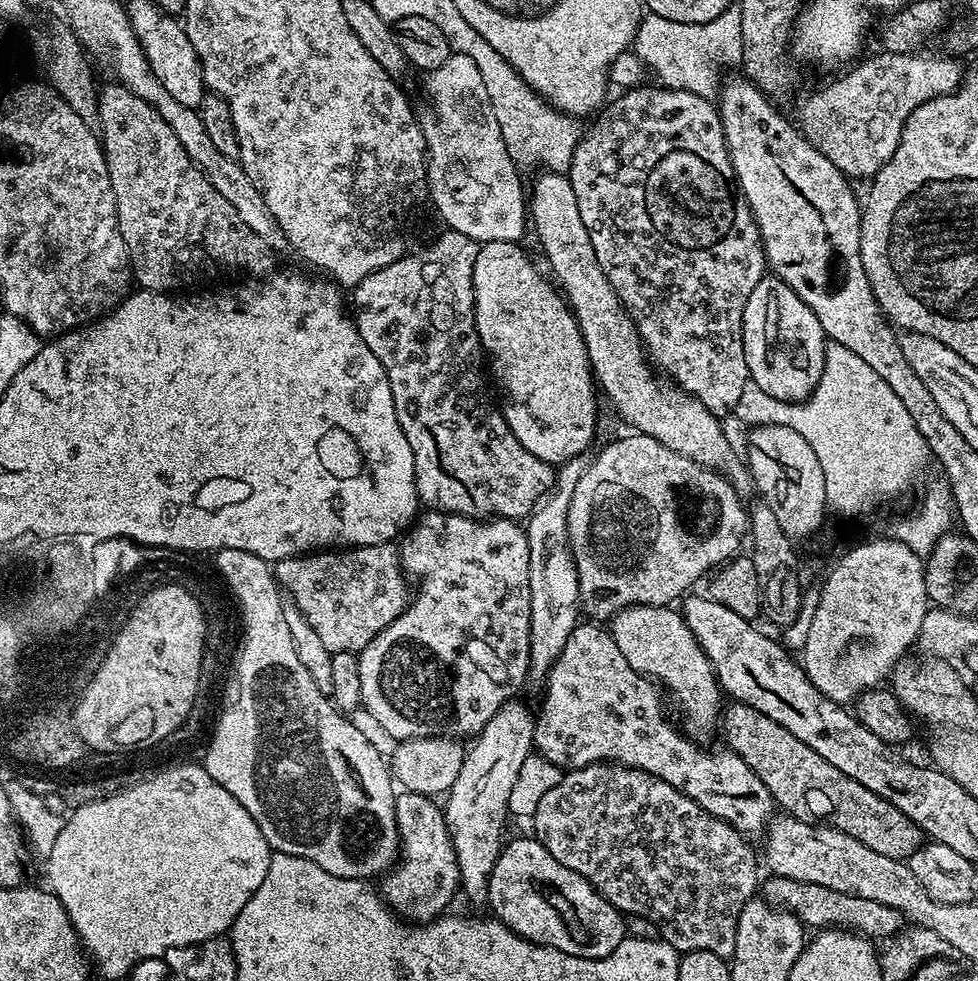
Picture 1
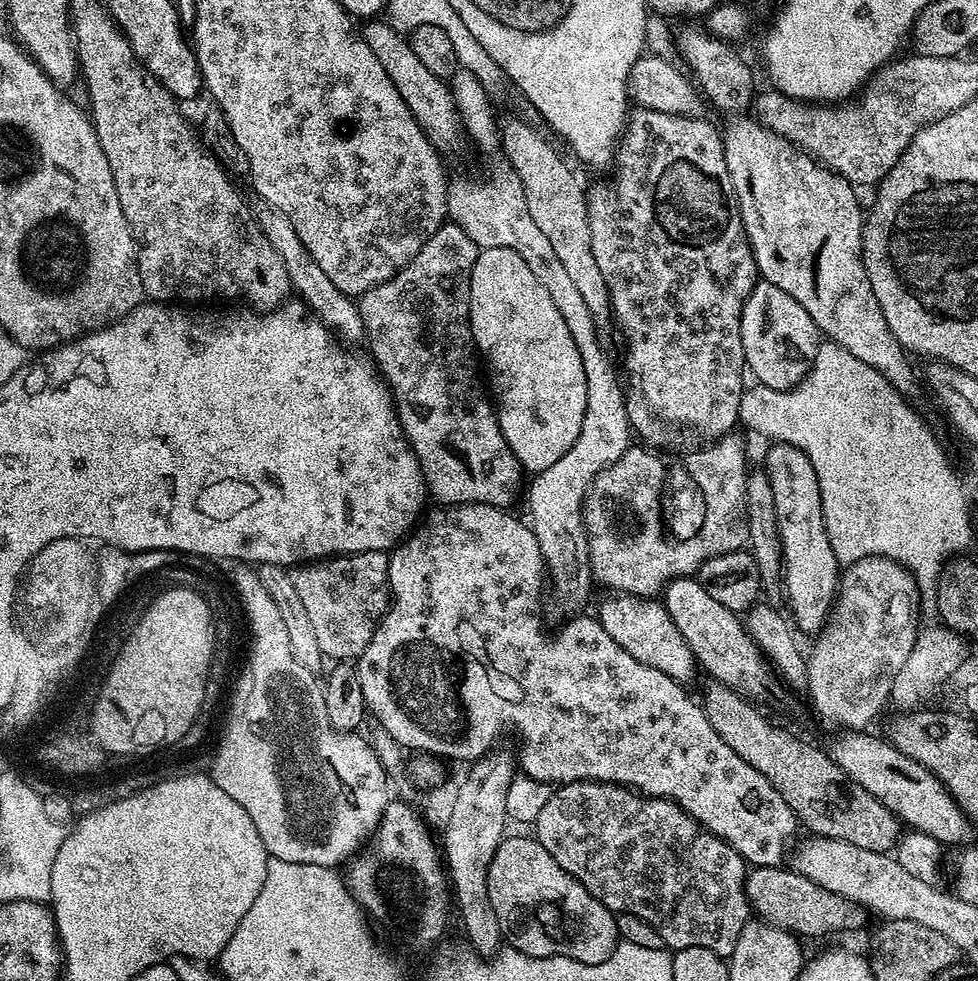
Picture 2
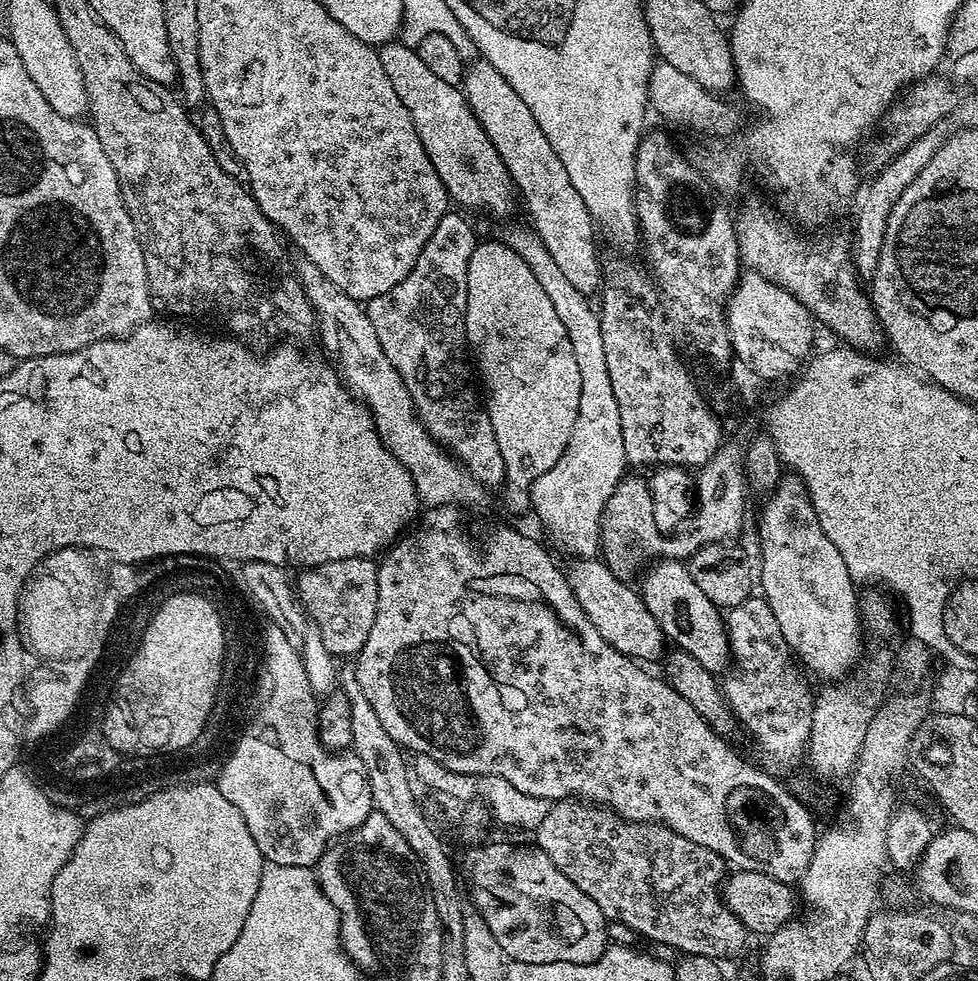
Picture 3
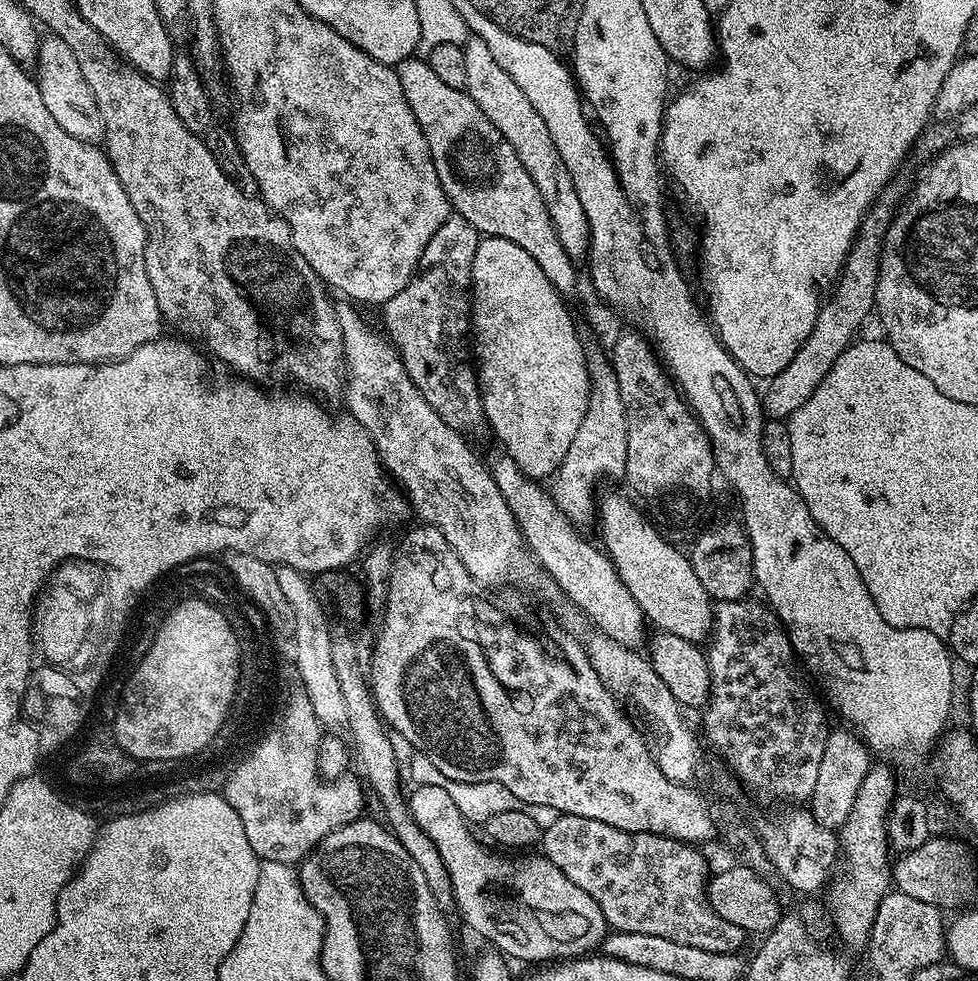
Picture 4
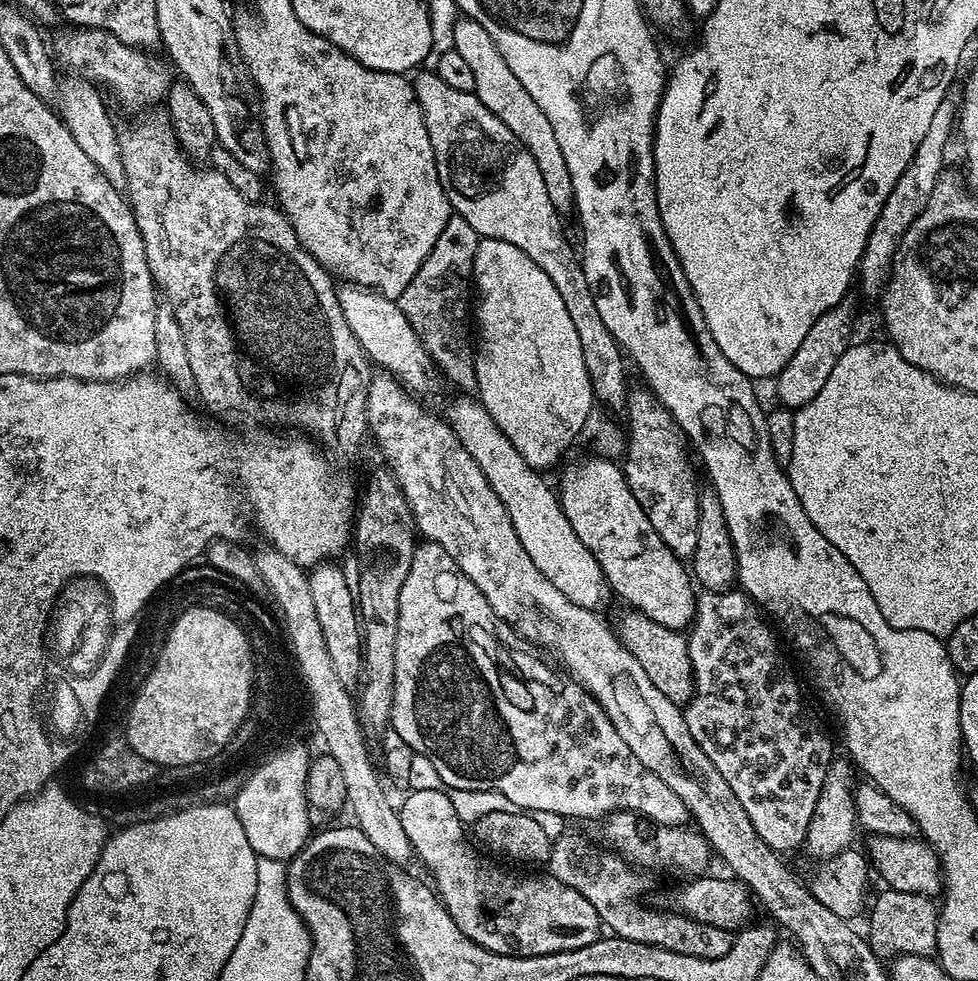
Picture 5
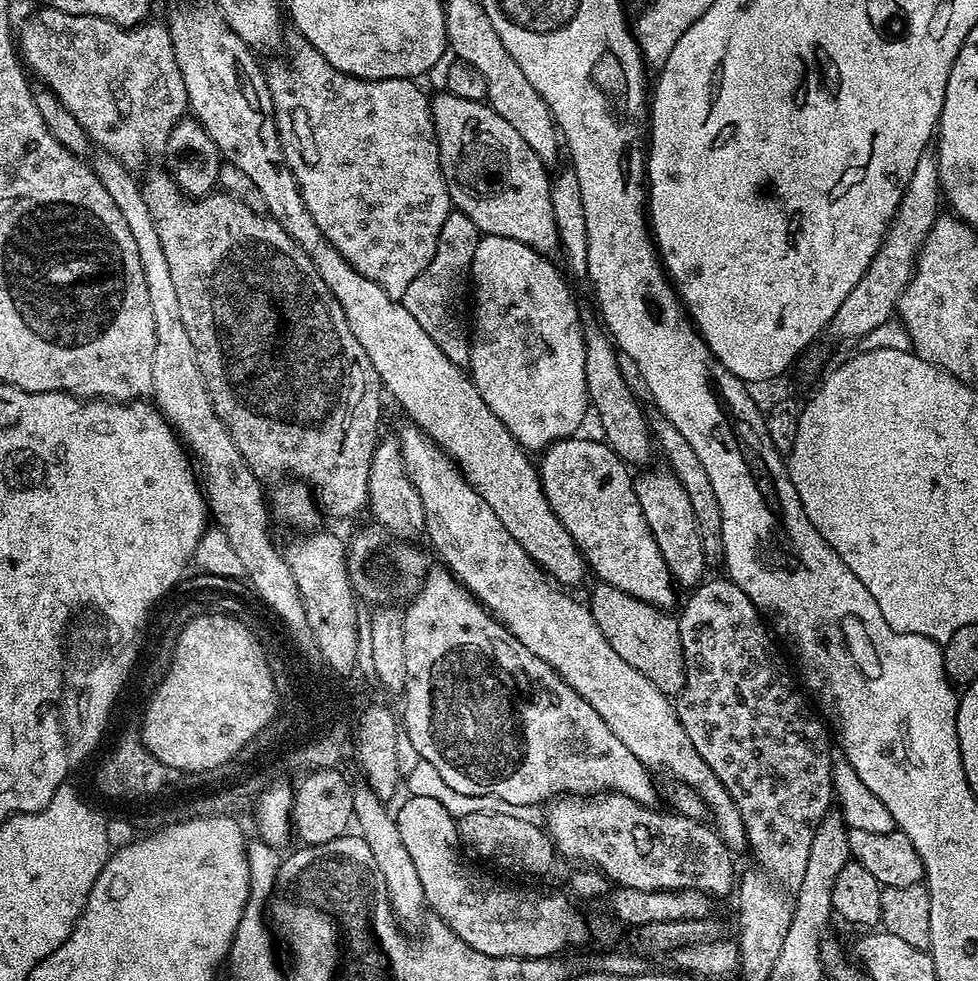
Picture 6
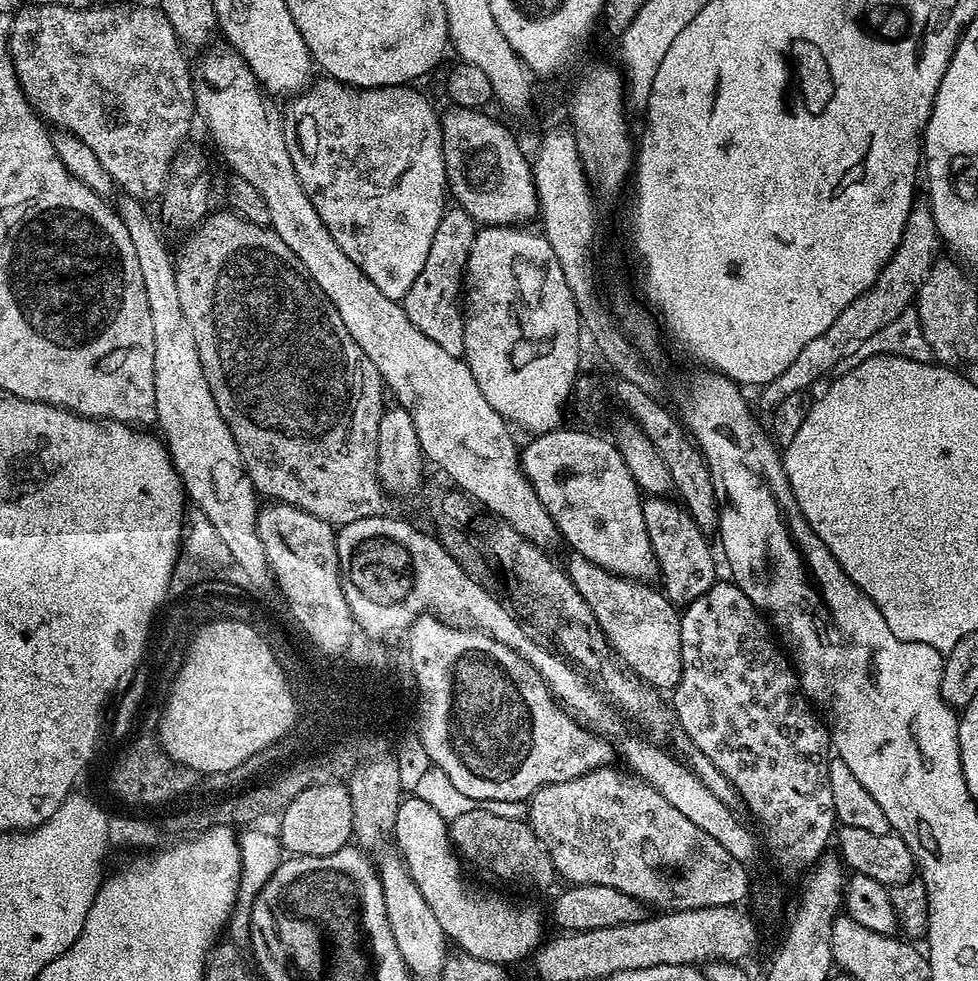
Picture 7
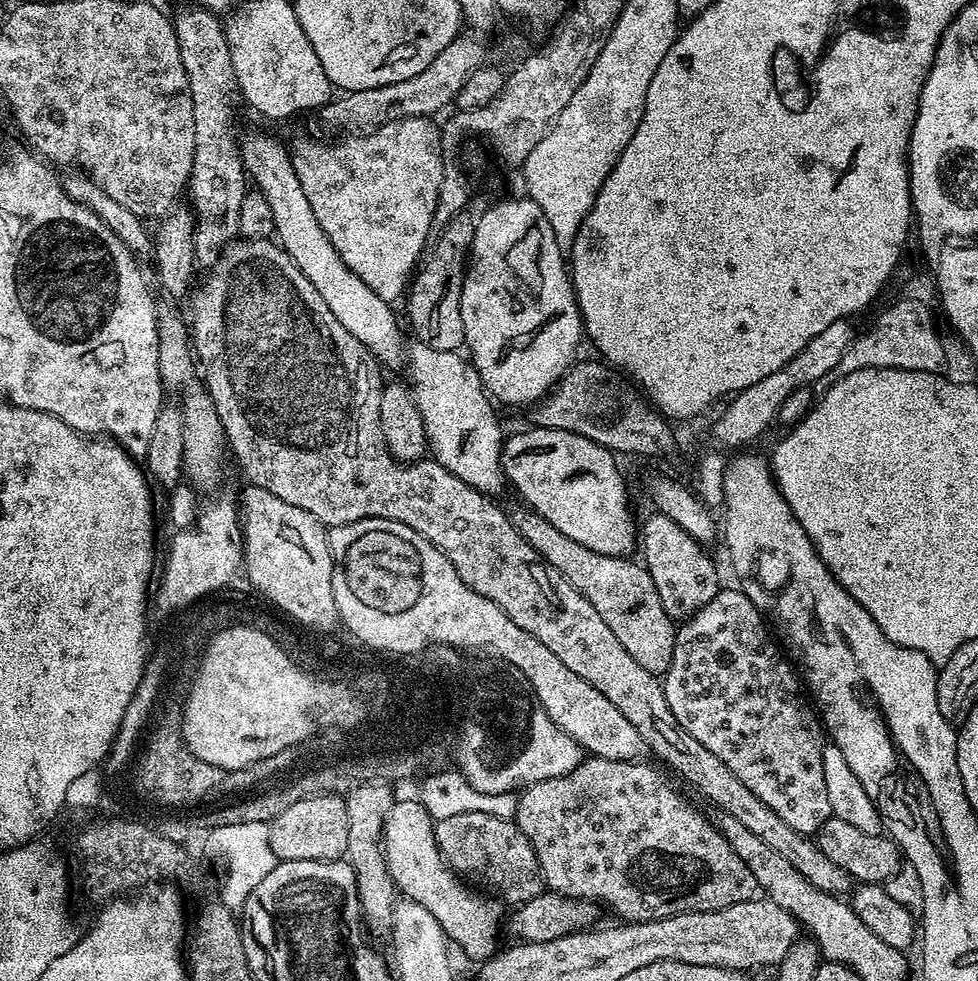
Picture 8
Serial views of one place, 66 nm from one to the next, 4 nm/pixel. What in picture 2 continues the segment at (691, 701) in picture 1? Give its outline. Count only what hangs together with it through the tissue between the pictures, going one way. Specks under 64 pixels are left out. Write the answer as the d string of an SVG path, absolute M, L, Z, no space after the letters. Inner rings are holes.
M608 594L600 604L598 619L600 625L626 650L638 658L646 666L654 666L654 670L662 670L662 674L670 674L670 678L688 682L695 672L698 672L698 661L692 657L690 646L686 646L686 638L678 634L678 628L664 609L659 599L646 596L625 596L623 594Z

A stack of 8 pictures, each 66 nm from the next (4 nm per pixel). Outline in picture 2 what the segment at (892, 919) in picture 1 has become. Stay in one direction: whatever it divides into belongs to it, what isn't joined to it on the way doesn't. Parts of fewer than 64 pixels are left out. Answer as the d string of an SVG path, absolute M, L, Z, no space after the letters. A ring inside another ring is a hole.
M788 866L753 867L744 881L744 893L748 895L749 909L765 924L785 928L800 938L828 936L831 932L852 932L870 919L867 908L810 882L810 878Z

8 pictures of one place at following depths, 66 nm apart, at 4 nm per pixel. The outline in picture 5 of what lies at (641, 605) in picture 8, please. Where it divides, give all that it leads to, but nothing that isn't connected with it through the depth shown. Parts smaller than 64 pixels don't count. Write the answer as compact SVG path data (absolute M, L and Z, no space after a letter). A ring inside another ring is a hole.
M628 610L625 613L620 620L620 628L618 624L618 635L626 650L630 650L634 658L638 658L638 663L641 664L642 670L646 670L650 682L654 682L654 686L658 686L658 690L662 690L662 694L666 694L670 702L681 706L687 704L696 688L692 677L687 635L675 628L660 626L658 622L654 622L654 618L646 618L646 614L641 612Z

